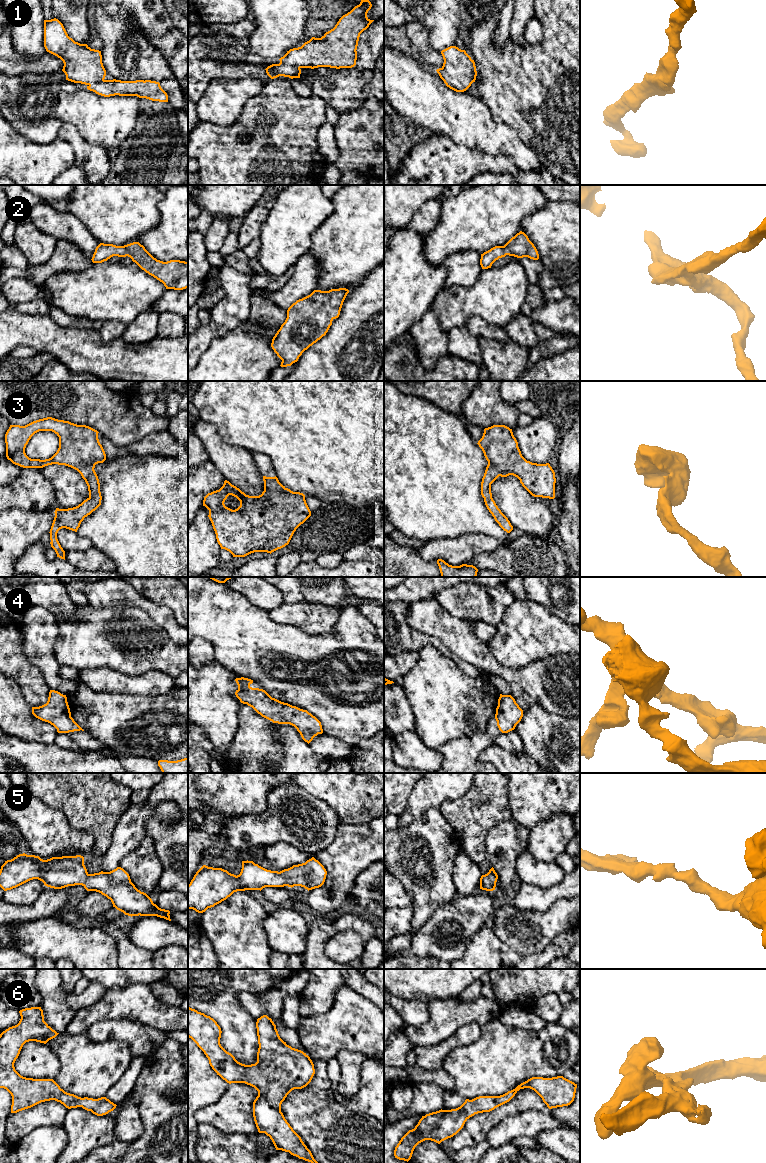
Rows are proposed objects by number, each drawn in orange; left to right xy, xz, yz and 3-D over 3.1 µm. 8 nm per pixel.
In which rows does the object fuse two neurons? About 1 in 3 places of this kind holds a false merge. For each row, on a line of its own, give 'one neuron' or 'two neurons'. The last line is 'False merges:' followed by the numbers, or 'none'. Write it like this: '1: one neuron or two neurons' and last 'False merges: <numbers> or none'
1: one neuron
2: one neuron
3: one neuron
4: one neuron
5: one neuron
6: one neuron
False merges: none

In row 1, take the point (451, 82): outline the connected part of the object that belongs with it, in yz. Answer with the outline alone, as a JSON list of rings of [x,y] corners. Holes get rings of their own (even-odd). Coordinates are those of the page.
[[[450,46],[441,51],[444,59],[443,66],[437,73],[447,87],[456,91],[466,91],[476,80],[477,71],[474,60],[456,46]]]

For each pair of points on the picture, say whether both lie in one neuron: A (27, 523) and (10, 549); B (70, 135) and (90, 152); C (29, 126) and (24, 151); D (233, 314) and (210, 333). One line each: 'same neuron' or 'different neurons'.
A: same neuron
B: same neuron
C: different neurons
D: same neuron

